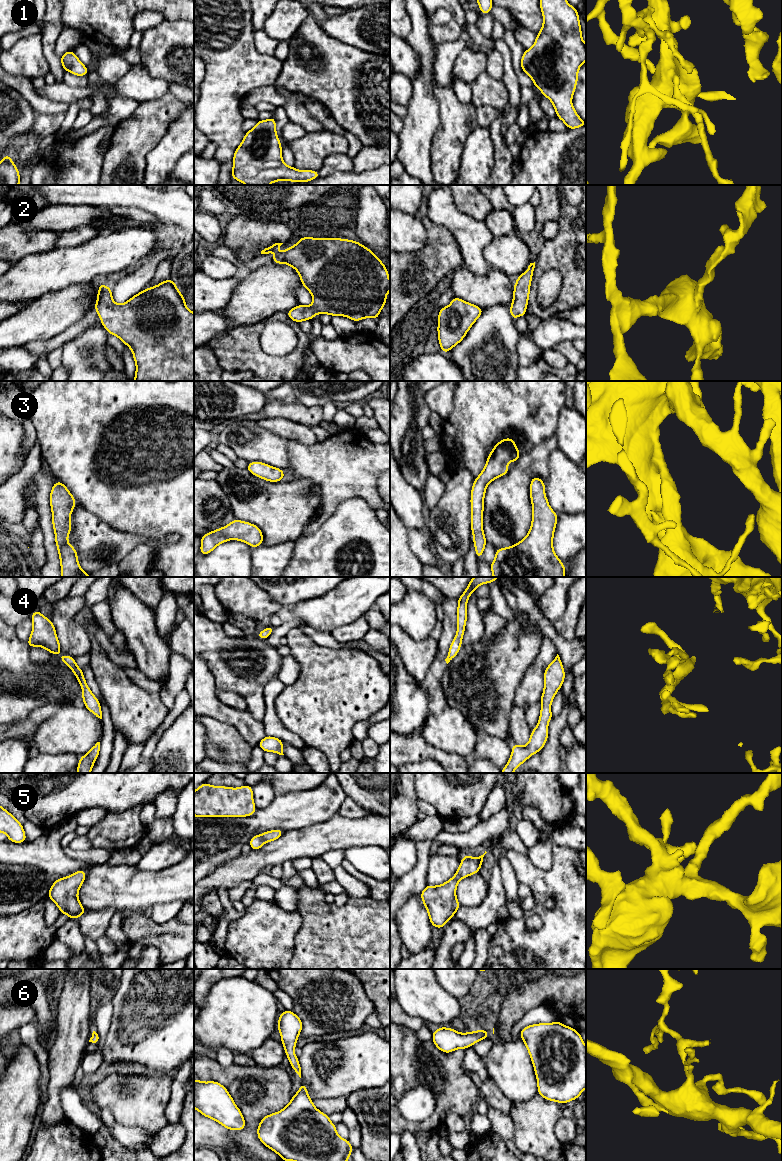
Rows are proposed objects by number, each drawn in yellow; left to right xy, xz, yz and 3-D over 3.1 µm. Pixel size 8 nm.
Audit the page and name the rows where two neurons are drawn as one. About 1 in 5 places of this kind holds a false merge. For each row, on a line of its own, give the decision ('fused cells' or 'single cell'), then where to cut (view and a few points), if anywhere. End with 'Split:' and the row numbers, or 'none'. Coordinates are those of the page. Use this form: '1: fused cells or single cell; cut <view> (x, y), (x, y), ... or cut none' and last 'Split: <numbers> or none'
1: single cell; cut none
2: single cell; cut none
3: single cell; cut none
4: single cell; cut none
5: single cell; cut none
6: single cell; cut none
Split: none

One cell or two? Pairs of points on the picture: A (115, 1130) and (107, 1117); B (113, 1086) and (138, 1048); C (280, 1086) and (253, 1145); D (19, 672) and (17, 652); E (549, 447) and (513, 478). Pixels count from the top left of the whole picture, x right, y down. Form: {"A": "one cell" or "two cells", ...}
{"A": "two cells", "B": "two cells", "C": "one cell", "D": "one cell", "E": "one cell"}

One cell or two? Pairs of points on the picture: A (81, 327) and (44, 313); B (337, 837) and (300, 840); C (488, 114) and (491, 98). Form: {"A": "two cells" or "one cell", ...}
{"A": "two cells", "B": "one cell", "C": "two cells"}

